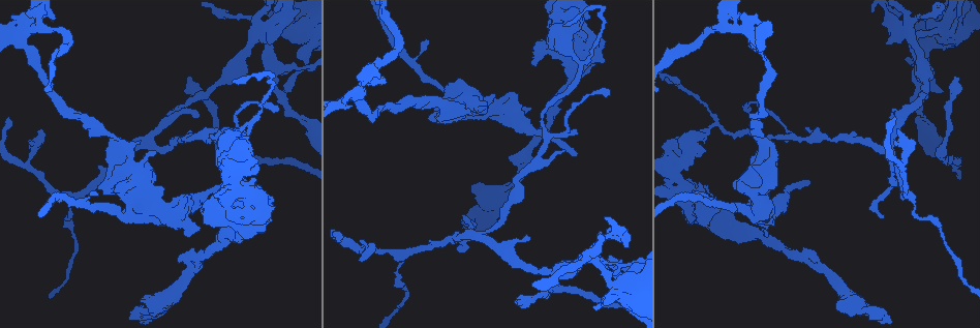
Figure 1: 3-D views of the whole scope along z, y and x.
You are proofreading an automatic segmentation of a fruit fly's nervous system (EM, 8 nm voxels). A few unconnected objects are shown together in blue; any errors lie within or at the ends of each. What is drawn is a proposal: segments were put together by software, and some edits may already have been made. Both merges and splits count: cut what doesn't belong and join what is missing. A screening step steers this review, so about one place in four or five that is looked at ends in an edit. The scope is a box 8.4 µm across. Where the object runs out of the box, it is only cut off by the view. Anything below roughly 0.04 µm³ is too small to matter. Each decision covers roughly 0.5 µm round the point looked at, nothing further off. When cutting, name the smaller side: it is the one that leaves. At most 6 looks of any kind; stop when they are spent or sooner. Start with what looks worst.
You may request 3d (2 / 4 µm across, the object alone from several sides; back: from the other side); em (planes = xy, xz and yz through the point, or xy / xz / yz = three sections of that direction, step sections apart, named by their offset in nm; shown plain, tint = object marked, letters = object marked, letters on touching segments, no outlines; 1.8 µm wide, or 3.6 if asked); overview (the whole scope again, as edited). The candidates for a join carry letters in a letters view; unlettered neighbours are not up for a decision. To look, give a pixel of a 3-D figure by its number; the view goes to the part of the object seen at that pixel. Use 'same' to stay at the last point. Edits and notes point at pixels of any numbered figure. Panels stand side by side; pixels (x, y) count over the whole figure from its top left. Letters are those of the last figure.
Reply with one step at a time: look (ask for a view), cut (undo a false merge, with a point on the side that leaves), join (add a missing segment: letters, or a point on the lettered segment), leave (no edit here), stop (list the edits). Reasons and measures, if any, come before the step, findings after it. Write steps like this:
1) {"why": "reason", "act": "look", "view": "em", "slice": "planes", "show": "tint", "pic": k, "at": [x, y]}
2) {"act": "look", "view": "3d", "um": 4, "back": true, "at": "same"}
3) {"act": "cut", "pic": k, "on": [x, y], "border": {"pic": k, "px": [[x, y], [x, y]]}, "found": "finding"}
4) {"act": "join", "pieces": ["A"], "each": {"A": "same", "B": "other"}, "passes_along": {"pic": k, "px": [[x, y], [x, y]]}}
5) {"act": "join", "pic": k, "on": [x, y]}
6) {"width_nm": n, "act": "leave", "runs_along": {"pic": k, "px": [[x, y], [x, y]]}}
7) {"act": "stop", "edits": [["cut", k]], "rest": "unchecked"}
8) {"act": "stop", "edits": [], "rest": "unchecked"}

{"why": "four arms meet", "act": "look", "view": "3d", "um": 2, "pic": 1, "at": [21, 34]}

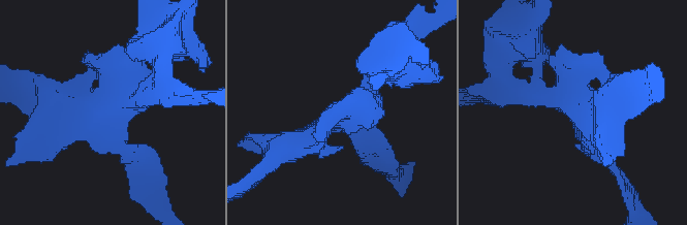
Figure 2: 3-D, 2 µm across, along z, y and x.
{"arms": 4, "act": "look", "view": "em", "slice": "planes", "show": "letters", "pic": 2, "at": [111, 111]}

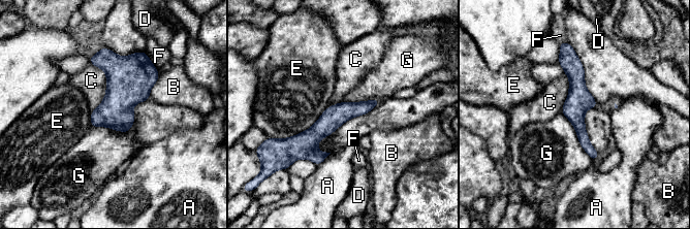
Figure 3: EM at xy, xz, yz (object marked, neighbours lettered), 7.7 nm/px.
{"act": "leave", "each": {"A": "other", "B": "other", "C": "other", "D": "other", "E": "other", "F": "other", "G": "other"}, "found": "all the same neuron"}

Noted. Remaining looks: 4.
{"why": "thin neck", "act": "look", "view": "3d", "um": 4, "pic": 1, "at": [595, 260]}

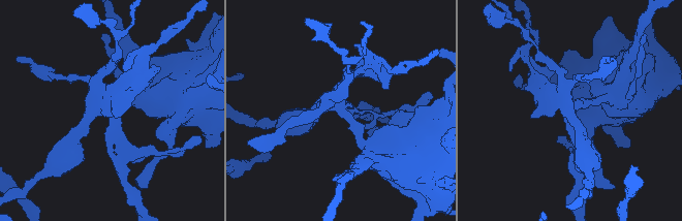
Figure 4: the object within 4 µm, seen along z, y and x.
{"why": "need the tissue", "act": "look", "view": "em", "slice": "planes", "show": "plain", "pic": 4, "at": [572, 110]}

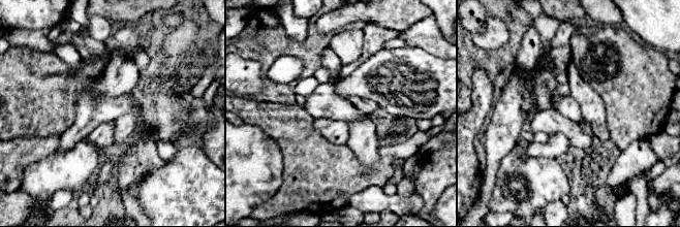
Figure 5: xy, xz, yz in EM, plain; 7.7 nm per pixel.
{"why": "what lies round it", "act": "look", "view": "em", "slice": "planes", "show": "letters", "at": "same"}

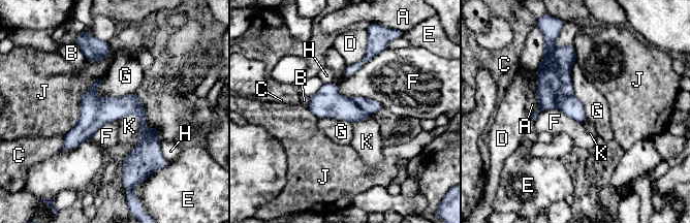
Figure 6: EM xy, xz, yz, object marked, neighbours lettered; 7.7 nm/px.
{"act": "cut", "pic": 6, "on": [554, 75], "each": {"A": "other", "B": "other", "C": "other", "D": "other", "E": "other", "F": "other", "G": "other", "H": "other", "J": "other", "K": "other"}, "part_leaving": {"pic": 6, "px": [[139, 104], [144, 153], [124, 172]]}, "found": "two neurons meet here"}

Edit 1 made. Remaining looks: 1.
{"act": "stop", "edits": [["cut", 6]], "rest": "unchecked"}

